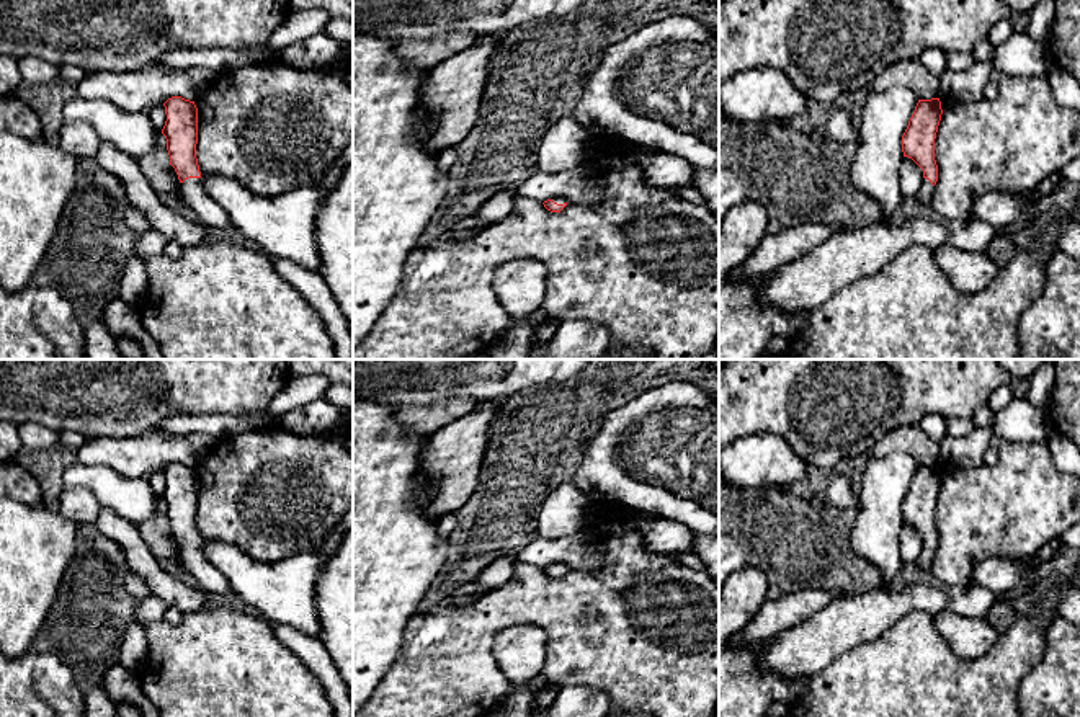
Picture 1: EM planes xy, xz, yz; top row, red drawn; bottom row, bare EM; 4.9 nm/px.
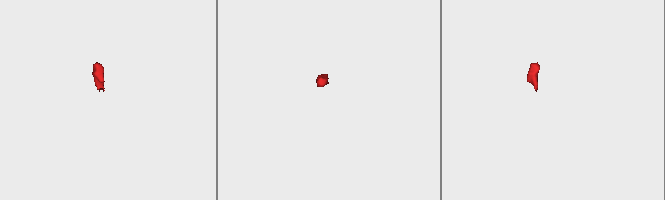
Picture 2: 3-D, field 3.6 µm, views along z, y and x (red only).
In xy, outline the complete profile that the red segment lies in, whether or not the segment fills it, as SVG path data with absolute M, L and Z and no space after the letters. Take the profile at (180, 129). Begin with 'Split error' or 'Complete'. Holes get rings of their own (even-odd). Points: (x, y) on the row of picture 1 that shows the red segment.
Split error. M172 96L165 103L167 121L162 134L167 139L170 165L180 180L180 196L193 209L196 220L204 227L227 230L232 220L201 185L201 171L196 158L198 108L194 101Z

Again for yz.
Split error. M939 98L918 100L908 126L902 136L904 157L912 158L923 170L923 185L915 199L930 204L938 181L935 139L941 121Z

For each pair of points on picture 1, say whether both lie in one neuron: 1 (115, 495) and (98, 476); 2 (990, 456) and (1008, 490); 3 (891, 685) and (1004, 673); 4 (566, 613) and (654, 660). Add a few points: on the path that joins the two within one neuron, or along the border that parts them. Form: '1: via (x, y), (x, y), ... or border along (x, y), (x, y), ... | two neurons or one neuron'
1: via (111, 490), (102, 480) | one neuron
2: border along (999, 449), (999, 458), (992, 464), (984, 464) | two neurons
3: via (919, 686), (976, 686) | one neuron
4: via (587, 619), (605, 629), (615, 629), (633, 644) | one neuron

